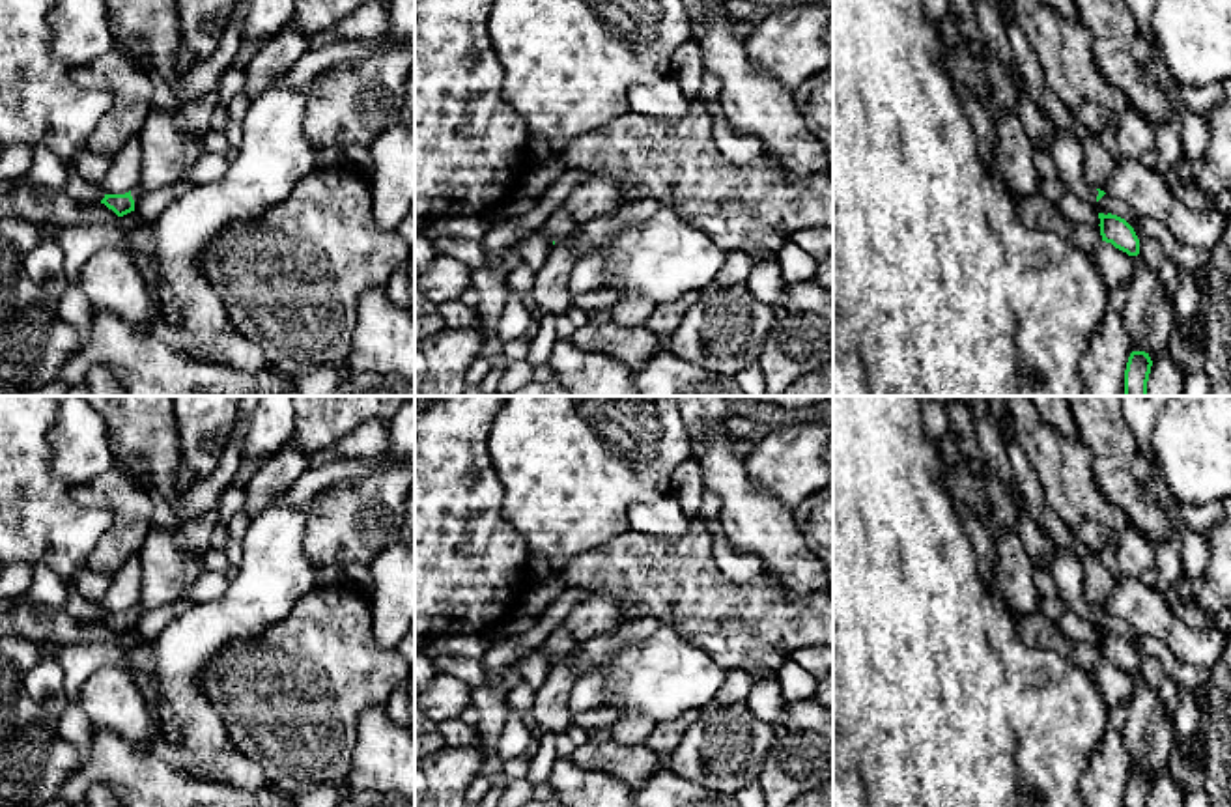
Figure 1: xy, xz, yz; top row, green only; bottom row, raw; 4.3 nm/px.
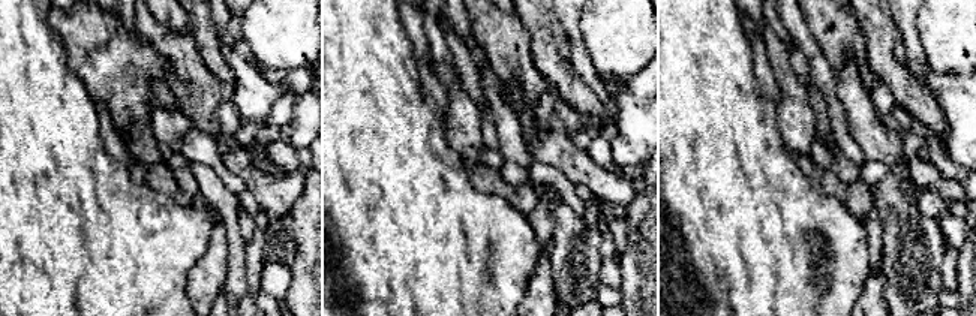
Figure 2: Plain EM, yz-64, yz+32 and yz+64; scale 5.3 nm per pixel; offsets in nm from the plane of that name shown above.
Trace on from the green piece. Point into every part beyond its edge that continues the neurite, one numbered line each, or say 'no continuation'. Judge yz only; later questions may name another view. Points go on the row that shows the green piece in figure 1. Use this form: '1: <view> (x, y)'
1: yz (1067, 152)

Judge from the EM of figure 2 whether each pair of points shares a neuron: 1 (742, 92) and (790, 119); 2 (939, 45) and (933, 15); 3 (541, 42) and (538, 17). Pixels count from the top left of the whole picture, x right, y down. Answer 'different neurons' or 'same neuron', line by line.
1: different neurons
2: same neuron
3: same neuron

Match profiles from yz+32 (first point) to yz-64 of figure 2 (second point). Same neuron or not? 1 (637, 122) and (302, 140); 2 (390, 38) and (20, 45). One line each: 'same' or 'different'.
1: same
2: same

